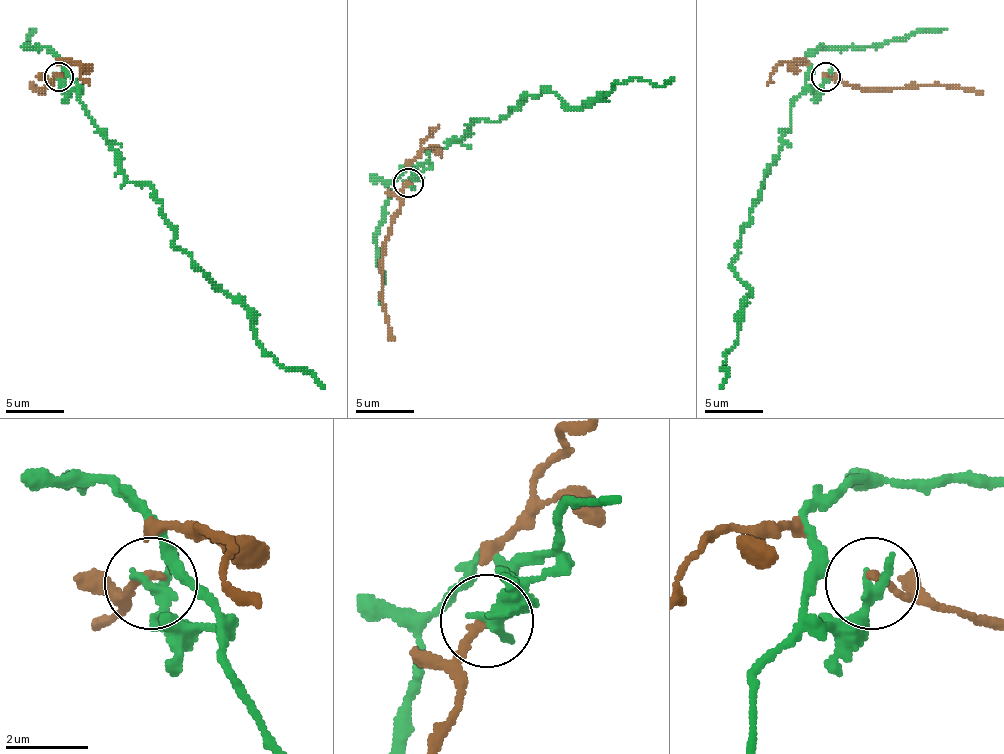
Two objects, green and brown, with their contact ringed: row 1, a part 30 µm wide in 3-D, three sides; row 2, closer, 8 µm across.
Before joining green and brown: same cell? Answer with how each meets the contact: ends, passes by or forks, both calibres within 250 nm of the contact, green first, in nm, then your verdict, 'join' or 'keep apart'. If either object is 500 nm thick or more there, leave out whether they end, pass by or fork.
green ends | brown ends | 360/240 nm | keep apart

